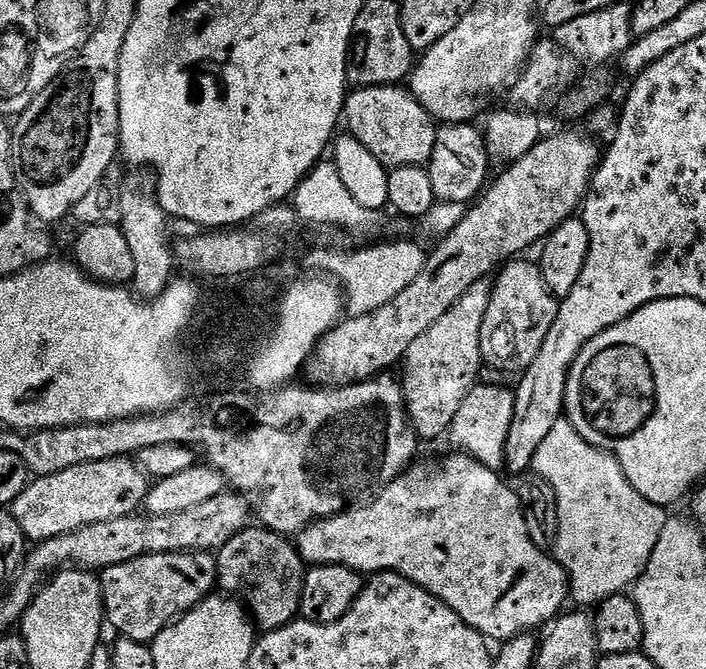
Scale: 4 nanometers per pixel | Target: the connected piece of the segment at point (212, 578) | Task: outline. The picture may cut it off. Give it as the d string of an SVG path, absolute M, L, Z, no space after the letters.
M163 552L134 558L118 566L103 569L100 585L104 591L104 614L109 625L120 631L126 640L136 640L148 644L172 621L180 619L184 613L201 604L213 591L216 584L216 560L212 552Z

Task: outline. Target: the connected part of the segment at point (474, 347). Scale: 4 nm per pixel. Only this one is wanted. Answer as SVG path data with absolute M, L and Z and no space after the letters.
M491 279L474 282L426 334L410 342L408 355L402 361L404 398L408 401L408 419L421 441L447 437L456 413L466 396L481 379L480 368L484 364L482 354L482 322L492 297Z

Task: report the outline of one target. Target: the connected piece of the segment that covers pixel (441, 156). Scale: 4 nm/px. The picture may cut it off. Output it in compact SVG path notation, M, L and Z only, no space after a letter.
M472 122L444 124L436 133L434 154L426 167L430 180L434 182L434 194L437 201L462 205L475 201L490 180L490 175L488 176L490 161L484 145L483 131Z

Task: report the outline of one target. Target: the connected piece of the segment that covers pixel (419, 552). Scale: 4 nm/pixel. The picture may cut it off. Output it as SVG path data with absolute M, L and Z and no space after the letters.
M467 454L448 456L441 464L420 464L413 463L404 475L399 476L390 486L380 491L375 501L367 506L357 506L338 513L336 516L328 516L324 520L316 520L309 524L298 536L298 547L300 556L304 559L305 565L315 566L318 564L341 564L361 574L375 574L378 572L398 572L410 582L422 586L430 594L434 594L442 602L446 602L462 618L462 622L469 624L481 632L489 641L503 642L521 636L526 631L543 629L551 625L556 617L565 611L570 600L570 581L568 573L560 565L555 555L543 552L532 531L528 529L528 515L524 512L524 504L520 500L520 493L515 487L511 488L506 481L500 480L501 473L494 469L488 469L480 461Z

